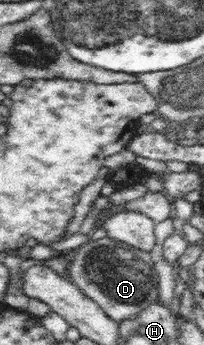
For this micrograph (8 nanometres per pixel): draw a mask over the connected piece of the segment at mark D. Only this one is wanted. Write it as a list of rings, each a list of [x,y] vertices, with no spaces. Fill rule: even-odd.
[[[107,236],[89,240],[69,254],[67,277],[116,323],[135,318],[158,300],[158,276],[151,253]]]

